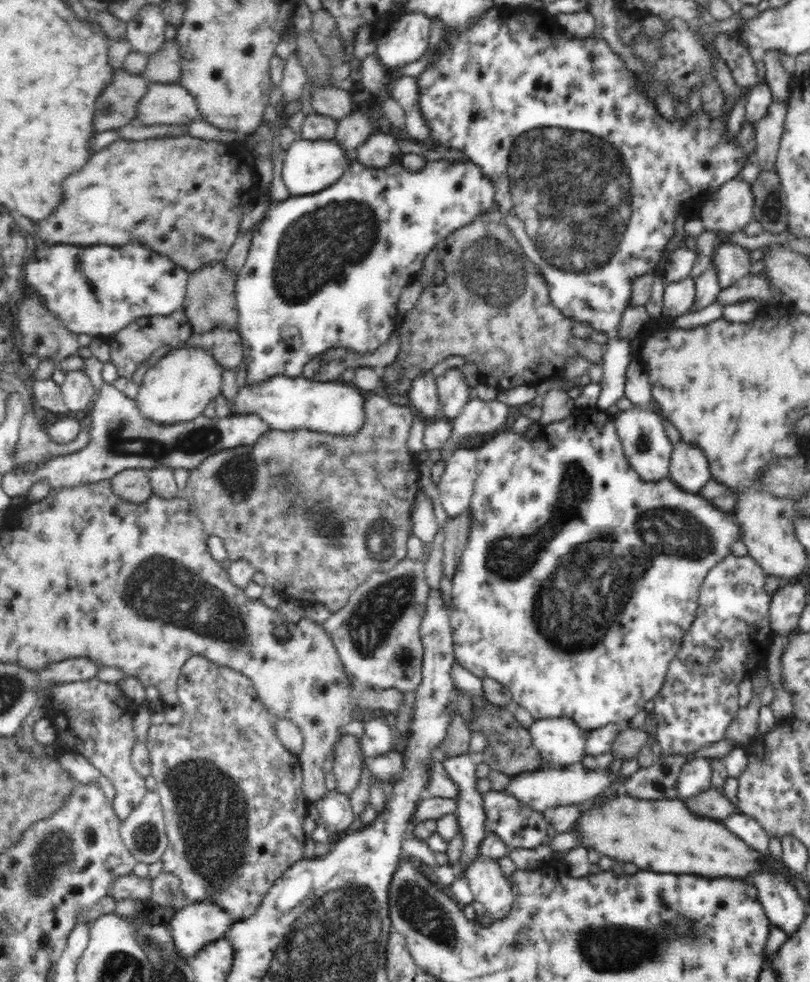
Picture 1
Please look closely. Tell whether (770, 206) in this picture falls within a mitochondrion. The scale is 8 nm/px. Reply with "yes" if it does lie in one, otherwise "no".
yes

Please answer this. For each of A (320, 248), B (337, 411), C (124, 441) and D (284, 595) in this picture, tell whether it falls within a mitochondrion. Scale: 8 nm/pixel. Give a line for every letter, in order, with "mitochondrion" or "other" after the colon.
A: mitochondrion
B: other
C: mitochondrion
D: other

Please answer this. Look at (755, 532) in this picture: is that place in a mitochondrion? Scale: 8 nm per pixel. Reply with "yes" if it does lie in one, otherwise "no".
no

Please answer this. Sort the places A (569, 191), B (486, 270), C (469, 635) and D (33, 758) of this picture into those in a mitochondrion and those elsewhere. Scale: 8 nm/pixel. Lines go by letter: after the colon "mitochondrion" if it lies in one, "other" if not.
A: mitochondrion
B: mitochondrion
C: other
D: other

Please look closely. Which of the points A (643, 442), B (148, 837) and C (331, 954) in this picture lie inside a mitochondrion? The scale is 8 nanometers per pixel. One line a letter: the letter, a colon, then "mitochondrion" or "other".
A: mitochondrion
B: mitochondrion
C: mitochondrion

